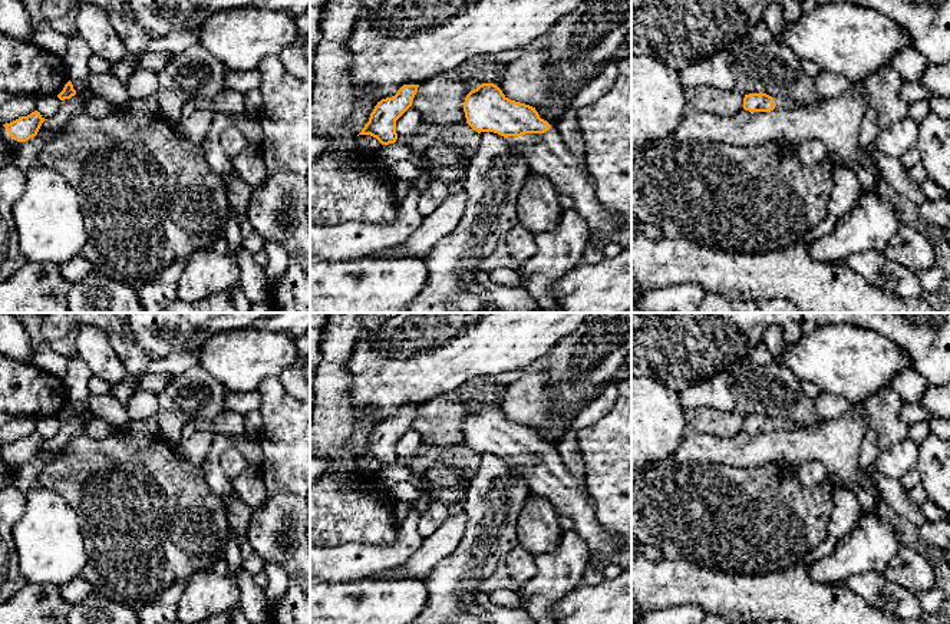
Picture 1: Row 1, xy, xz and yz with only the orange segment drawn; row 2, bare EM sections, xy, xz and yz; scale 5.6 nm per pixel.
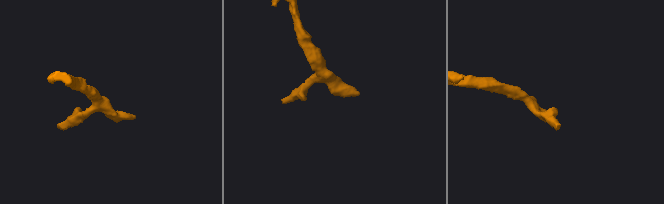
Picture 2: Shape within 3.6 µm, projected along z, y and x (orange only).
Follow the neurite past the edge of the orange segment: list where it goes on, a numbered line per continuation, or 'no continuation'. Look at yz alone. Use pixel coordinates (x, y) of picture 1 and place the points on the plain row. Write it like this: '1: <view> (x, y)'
1: yz (781, 423)

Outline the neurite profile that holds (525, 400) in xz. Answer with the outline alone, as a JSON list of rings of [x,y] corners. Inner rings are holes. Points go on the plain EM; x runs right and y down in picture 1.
[[[544,372],[525,374],[509,383],[507,387],[499,410],[505,419],[542,429],[555,423],[557,417],[548,410],[552,403],[554,390]]]

